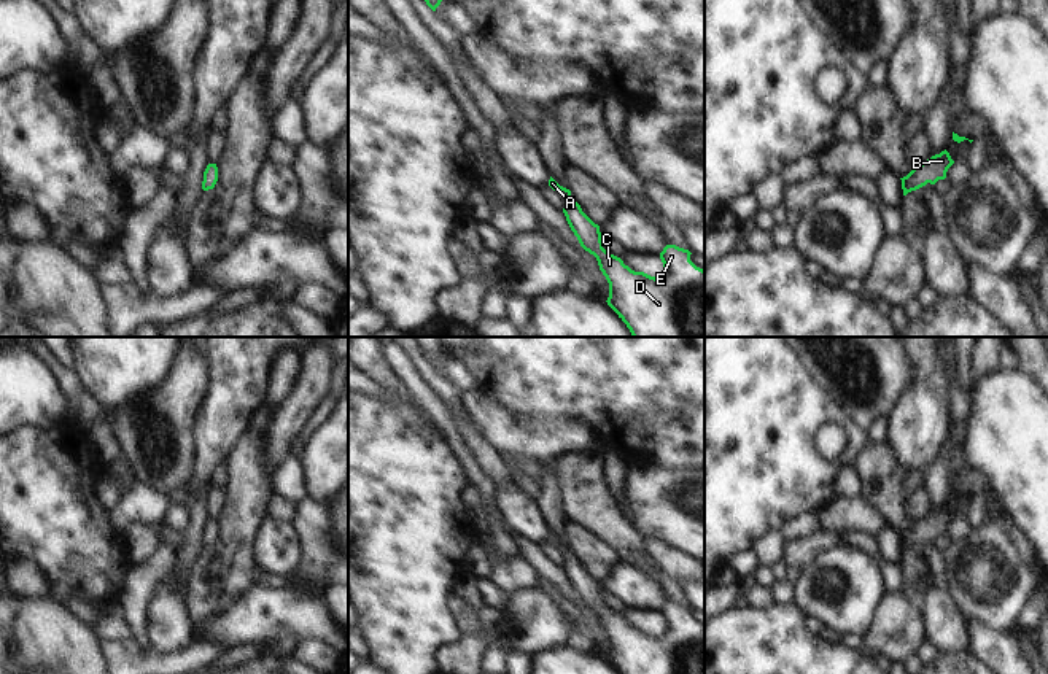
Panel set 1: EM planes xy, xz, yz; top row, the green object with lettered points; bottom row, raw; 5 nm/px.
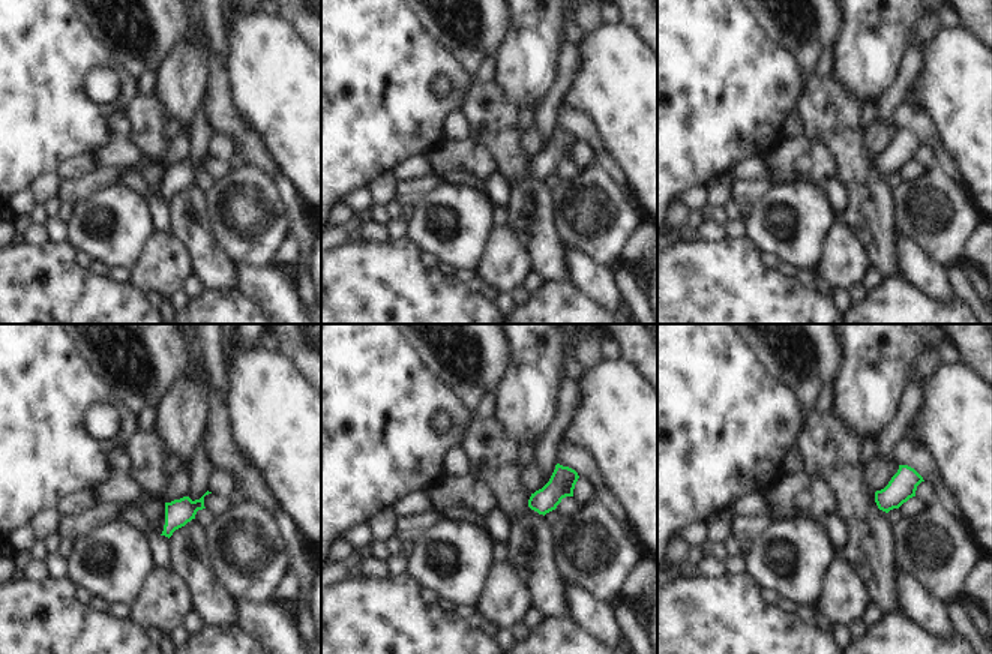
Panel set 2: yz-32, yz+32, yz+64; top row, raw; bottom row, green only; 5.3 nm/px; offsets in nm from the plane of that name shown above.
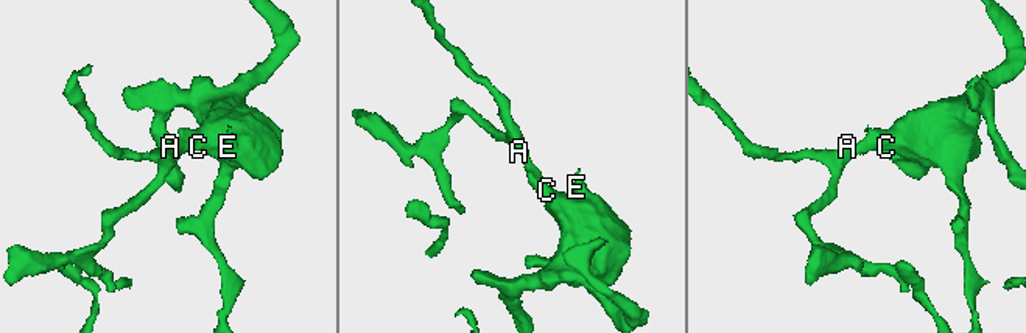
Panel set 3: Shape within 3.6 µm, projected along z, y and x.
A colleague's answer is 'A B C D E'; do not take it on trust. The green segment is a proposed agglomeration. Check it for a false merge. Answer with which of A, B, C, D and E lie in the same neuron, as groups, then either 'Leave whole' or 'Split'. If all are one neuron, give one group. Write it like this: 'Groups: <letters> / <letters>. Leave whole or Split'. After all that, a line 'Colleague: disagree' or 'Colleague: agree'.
Groups: A B C D E. Leave whole
Colleague: agree

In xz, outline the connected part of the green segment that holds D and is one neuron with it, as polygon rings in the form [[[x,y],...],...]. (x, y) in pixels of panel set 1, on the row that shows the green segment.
[[[552,176],[549,186],[565,199],[563,213],[580,246],[593,254],[609,283],[607,305],[627,324],[633,337],[704,337],[704,270],[690,261],[690,251],[666,245],[660,253],[663,275],[635,272],[603,248],[600,226],[595,224],[571,197],[571,191]]]

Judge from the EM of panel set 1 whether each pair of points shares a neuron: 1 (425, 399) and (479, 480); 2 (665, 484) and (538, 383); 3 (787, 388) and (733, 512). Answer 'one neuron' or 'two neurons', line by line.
1: one neuron
2: two neurons
3: one neuron

